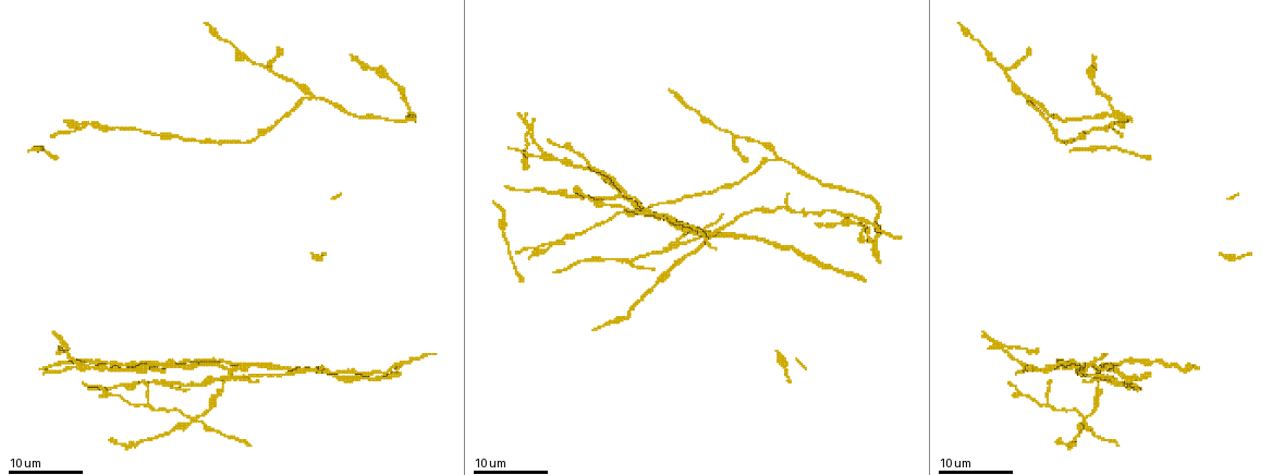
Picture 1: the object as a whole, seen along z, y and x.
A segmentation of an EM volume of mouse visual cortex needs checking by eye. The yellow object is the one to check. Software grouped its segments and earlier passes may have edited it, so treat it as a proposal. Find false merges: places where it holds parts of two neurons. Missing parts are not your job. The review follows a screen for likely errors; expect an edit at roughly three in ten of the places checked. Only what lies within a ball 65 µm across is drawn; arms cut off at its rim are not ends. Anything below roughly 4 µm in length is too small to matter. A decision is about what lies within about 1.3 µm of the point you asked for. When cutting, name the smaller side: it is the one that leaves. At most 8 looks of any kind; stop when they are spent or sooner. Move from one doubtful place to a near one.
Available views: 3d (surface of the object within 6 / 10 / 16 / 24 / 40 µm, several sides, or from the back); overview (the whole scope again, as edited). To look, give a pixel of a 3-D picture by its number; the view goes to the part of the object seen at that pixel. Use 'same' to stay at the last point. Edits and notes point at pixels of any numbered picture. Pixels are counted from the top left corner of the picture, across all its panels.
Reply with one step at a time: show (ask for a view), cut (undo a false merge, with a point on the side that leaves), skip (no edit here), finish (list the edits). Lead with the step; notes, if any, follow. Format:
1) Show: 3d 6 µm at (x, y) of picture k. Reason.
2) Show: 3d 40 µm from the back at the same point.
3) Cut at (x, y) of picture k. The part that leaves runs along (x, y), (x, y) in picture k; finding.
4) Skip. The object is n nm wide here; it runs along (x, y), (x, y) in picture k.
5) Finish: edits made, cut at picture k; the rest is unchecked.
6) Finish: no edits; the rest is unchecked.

Show: 3d 16 µm at (621, 195) of picture 1. Two arms in line, one across.

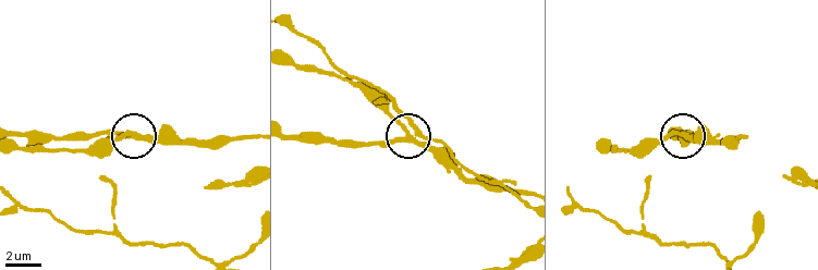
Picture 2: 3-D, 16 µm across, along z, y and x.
Skip. It runs along (171, 125), (150, 134), (90, 134) in picture 2; continuous, no second neuron.

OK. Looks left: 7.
Show: 3d 16 µm at (229, 376) of picture 1. Two arms at a narrow angle.

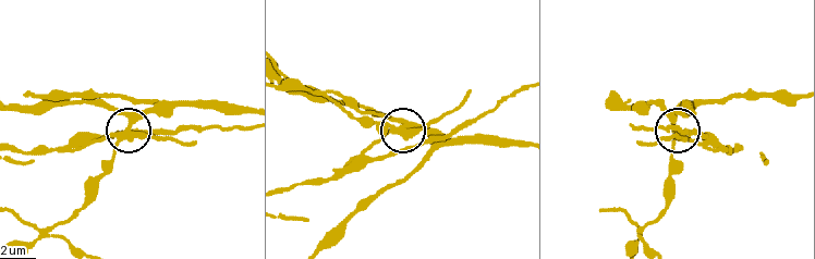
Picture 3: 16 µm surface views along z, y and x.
Cut at (150, 134) of picture 3. The side arm is 33 µm long; the part that leaves runs along (124, 135), (245, 126) in picture 3; a second neuron is stuck on.

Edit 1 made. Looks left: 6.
Show: overview.

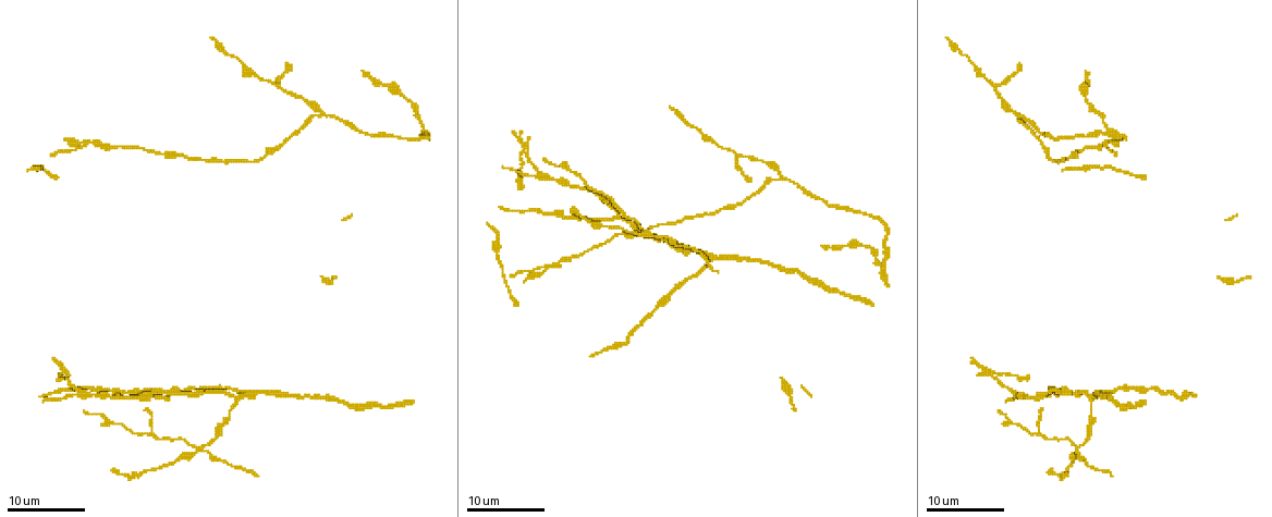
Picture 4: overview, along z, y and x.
Show: 3d 10 µm at (1076, 446) of picture 4. Four arms meet.

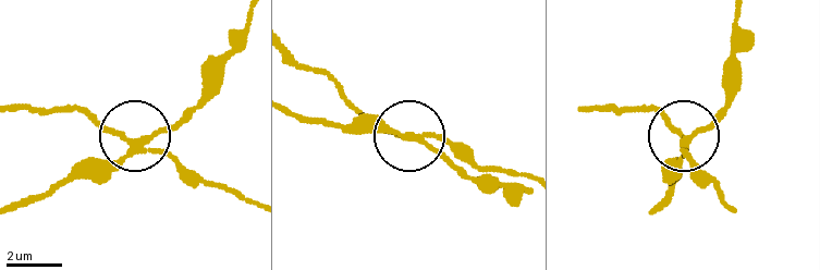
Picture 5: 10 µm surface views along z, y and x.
Cut at (99, 125) of picture 5. The part that leaves runs along (134, 144), (73, 109), (20, 109) in picture 5; two neurons meet here.

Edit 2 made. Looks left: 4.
Show: 3d 10 µm at (80, 393) of picture 4. A fork.

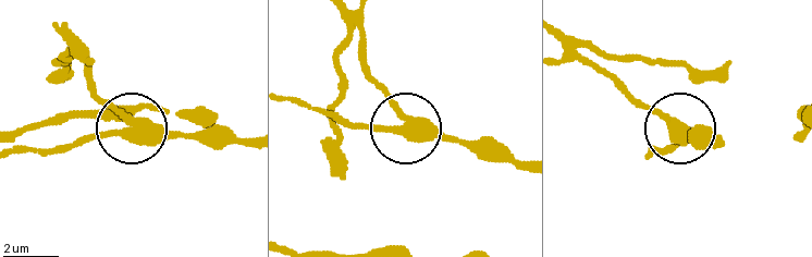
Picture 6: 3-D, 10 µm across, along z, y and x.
Show: 3d 6 µm at (130, 132) of picture 6.

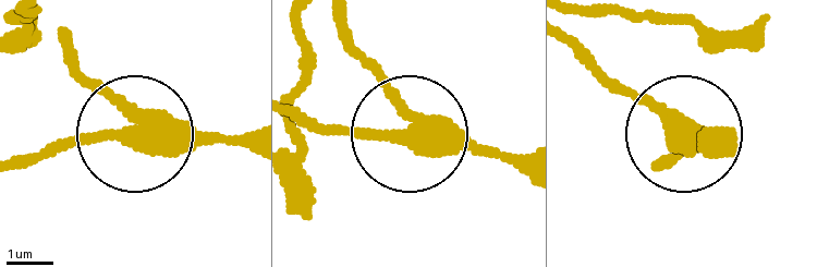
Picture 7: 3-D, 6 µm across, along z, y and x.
Skip. 3 arms meet here; continuous, no second neuron.

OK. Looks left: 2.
Finish: edits made, cut at picture 3, cut at picture 5; the rest is unchecked.

